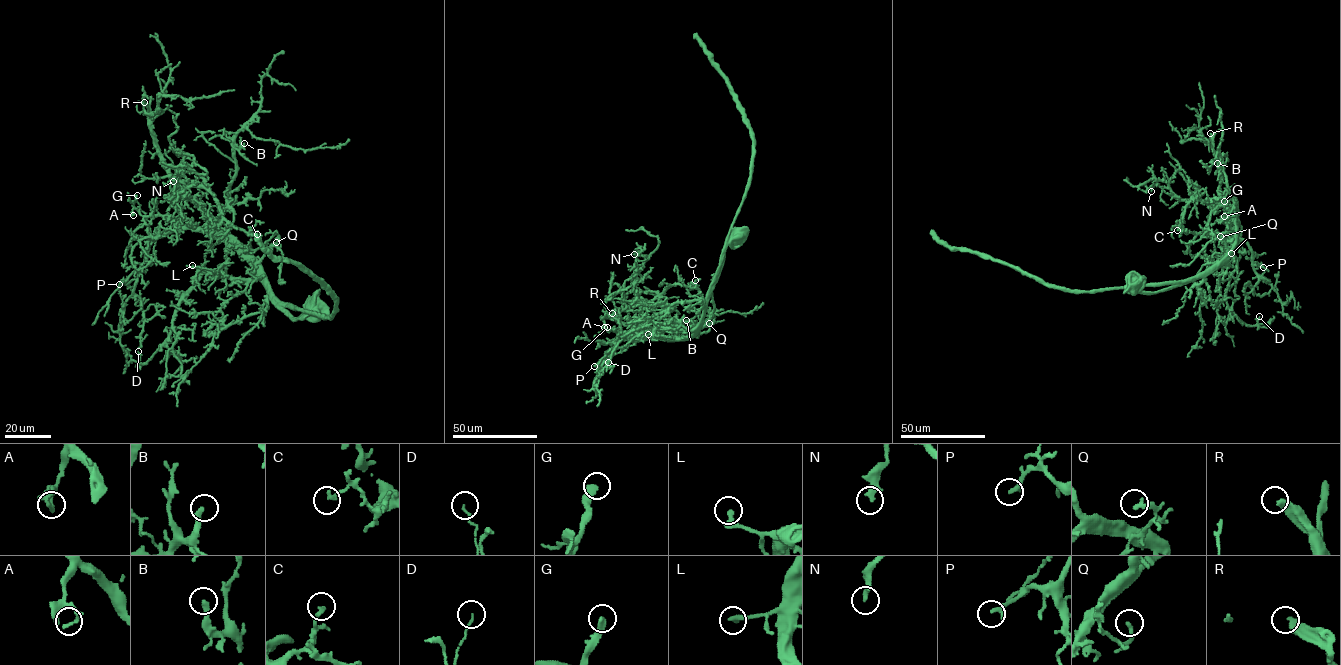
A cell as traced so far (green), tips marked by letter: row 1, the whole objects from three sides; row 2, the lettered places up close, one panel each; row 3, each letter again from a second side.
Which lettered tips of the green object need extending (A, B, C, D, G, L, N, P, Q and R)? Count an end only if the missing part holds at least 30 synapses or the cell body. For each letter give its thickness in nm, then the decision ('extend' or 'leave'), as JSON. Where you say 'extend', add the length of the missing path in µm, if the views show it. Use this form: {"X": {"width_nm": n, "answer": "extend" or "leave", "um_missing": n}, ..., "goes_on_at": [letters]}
{"A": {"width_nm": 240, "answer": "leave"}, "B": {"width_nm": 300, "answer": "leave"}, "C": {"width_nm": 220, "answer": "leave"}, "D": {"width_nm": 110, "answer": "leave"}, "G": {"width_nm": 400, "answer": "leave"}, "L": {"width_nm": 320, "answer": "leave"}, "N": {"width_nm": 320, "answer": "leave"}, "P": {"width_nm": 260, "answer": "leave"}, "Q": {"width_nm": 240, "answer": "leave"}, "R": {"width_nm": 380, "answer": "extend", "um_missing": 60}, "goes_on_at": ["R"]}

